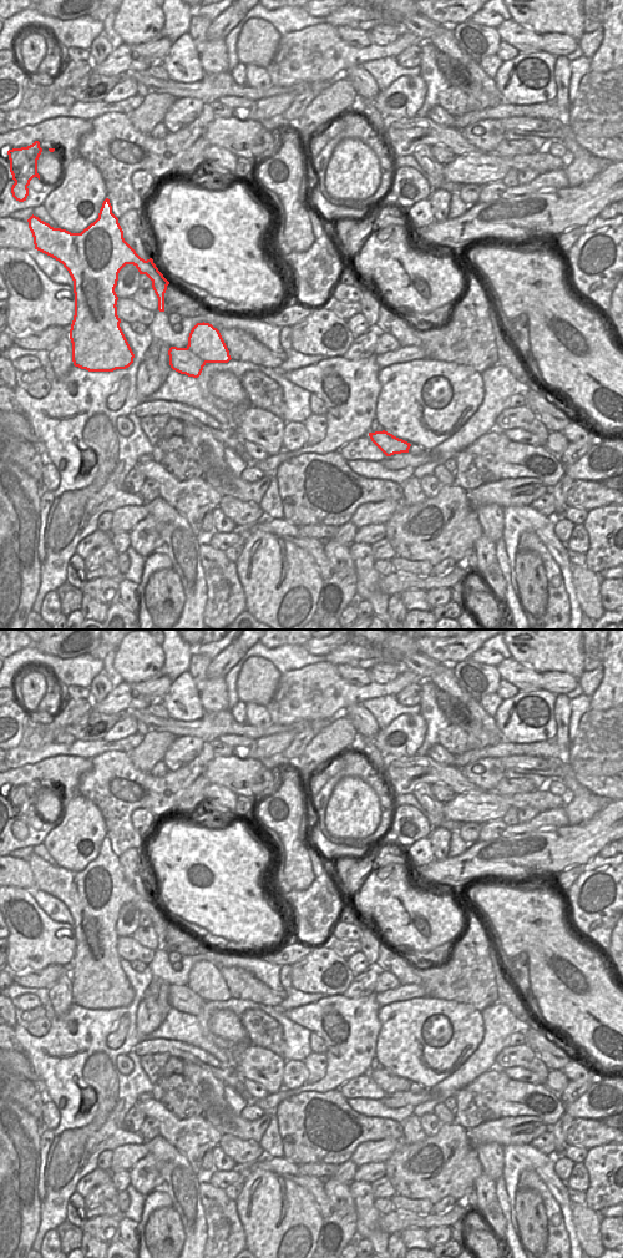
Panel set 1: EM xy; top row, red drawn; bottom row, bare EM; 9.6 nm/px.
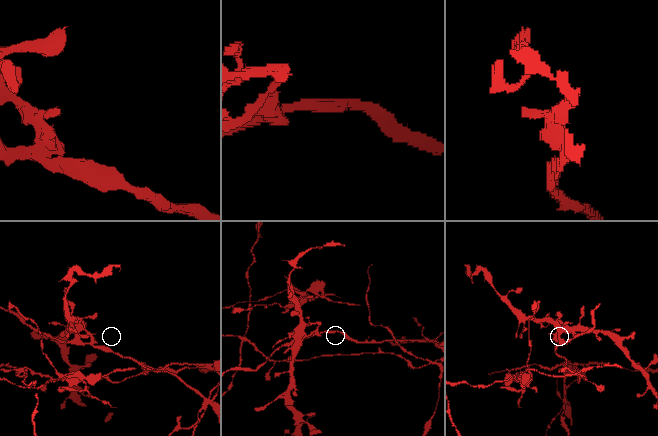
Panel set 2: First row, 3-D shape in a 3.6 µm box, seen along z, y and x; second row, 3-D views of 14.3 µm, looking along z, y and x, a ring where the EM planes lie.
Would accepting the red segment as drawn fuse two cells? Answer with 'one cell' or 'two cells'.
two cells

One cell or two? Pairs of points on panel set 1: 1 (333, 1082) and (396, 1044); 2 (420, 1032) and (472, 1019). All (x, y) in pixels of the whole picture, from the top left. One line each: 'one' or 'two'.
1: two
2: one

